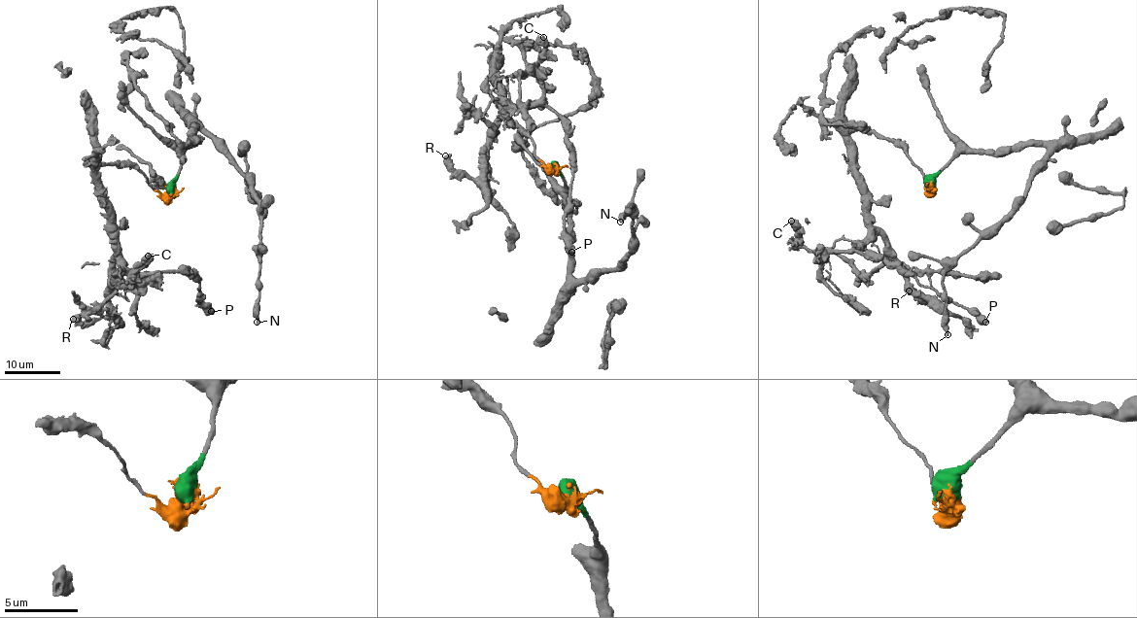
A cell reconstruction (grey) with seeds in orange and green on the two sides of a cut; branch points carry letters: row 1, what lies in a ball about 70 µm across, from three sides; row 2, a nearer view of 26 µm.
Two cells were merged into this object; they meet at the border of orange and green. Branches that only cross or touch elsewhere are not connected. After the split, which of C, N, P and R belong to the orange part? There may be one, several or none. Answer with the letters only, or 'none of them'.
C, P, R

